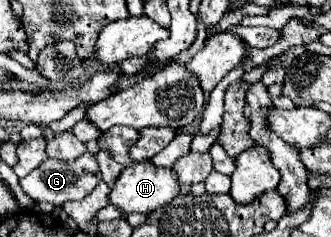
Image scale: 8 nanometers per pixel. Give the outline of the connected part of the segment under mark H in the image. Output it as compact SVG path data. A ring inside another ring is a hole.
M146 160L146 162L136 162L122 170L114 188L108 194L108 200L122 212L122 216L128 216L132 212L150 214L168 204L172 198L176 198L178 192L180 184L176 184L176 174L170 168L156 168L150 160Z

